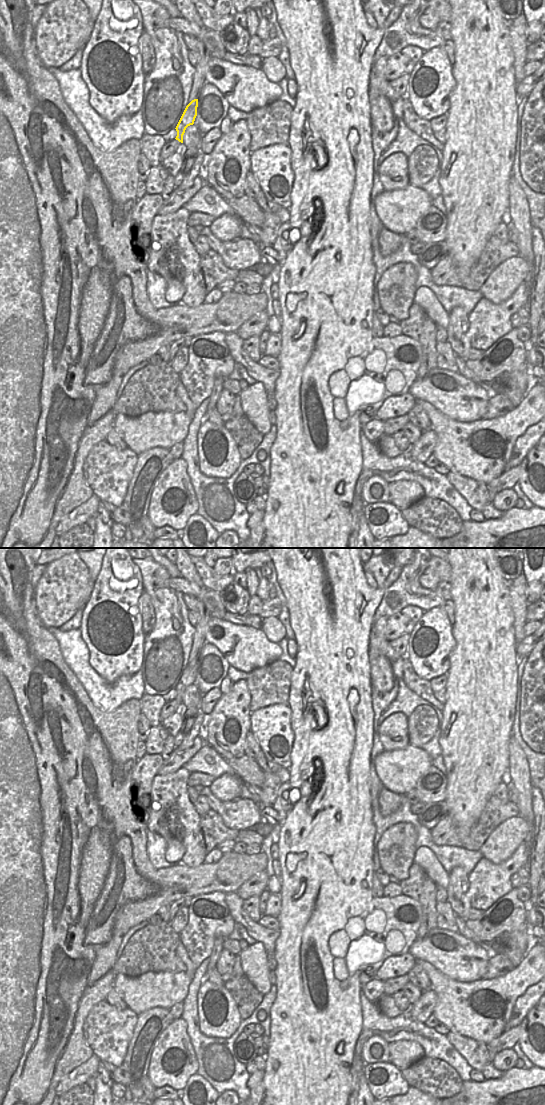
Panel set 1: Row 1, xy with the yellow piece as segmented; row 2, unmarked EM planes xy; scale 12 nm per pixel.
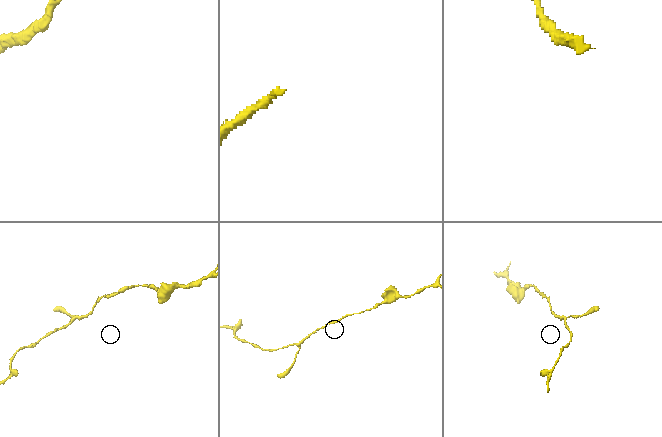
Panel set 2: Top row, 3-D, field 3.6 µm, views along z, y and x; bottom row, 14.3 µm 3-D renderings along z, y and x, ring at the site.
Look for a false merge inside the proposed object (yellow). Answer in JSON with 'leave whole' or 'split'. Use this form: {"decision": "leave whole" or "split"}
{"decision": "leave whole"}

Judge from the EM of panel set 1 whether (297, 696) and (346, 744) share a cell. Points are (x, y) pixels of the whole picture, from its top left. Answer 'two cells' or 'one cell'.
one cell

